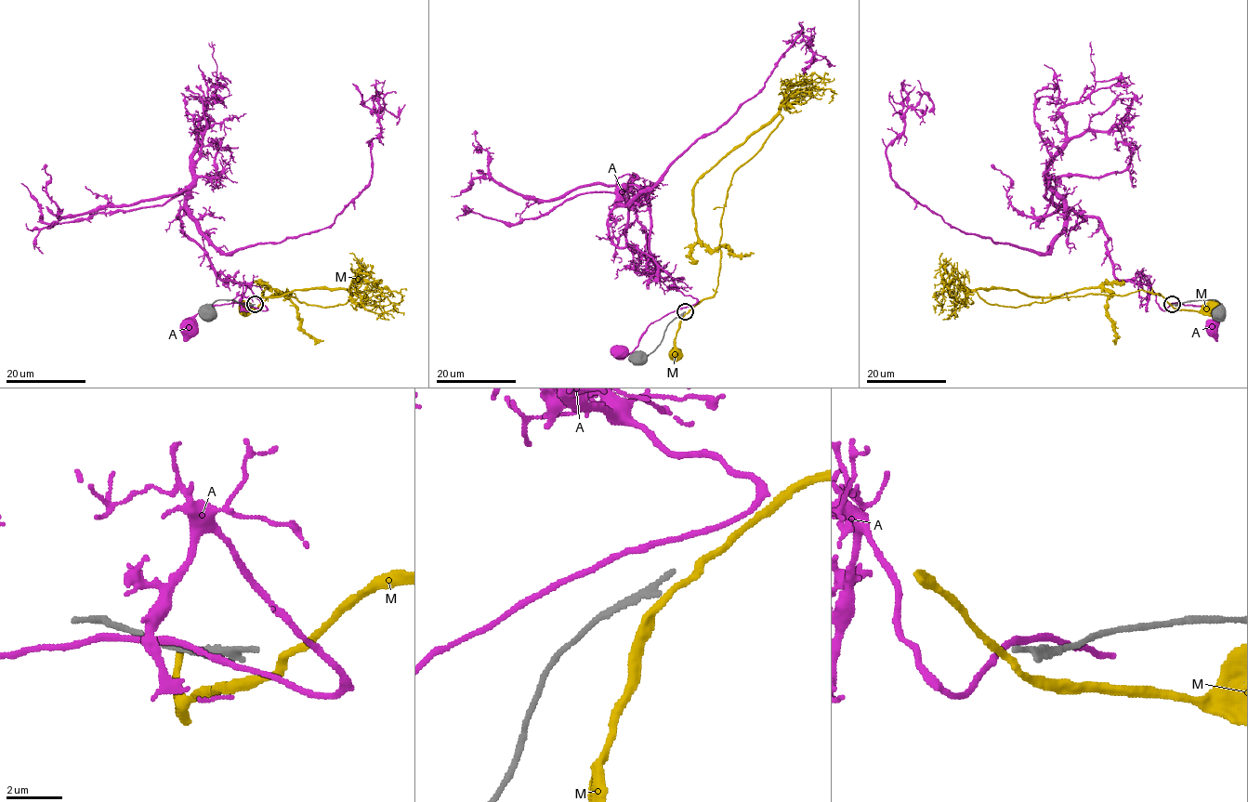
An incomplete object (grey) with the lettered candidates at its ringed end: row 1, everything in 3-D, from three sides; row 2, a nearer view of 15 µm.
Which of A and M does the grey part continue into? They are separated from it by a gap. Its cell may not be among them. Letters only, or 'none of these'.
none of these

